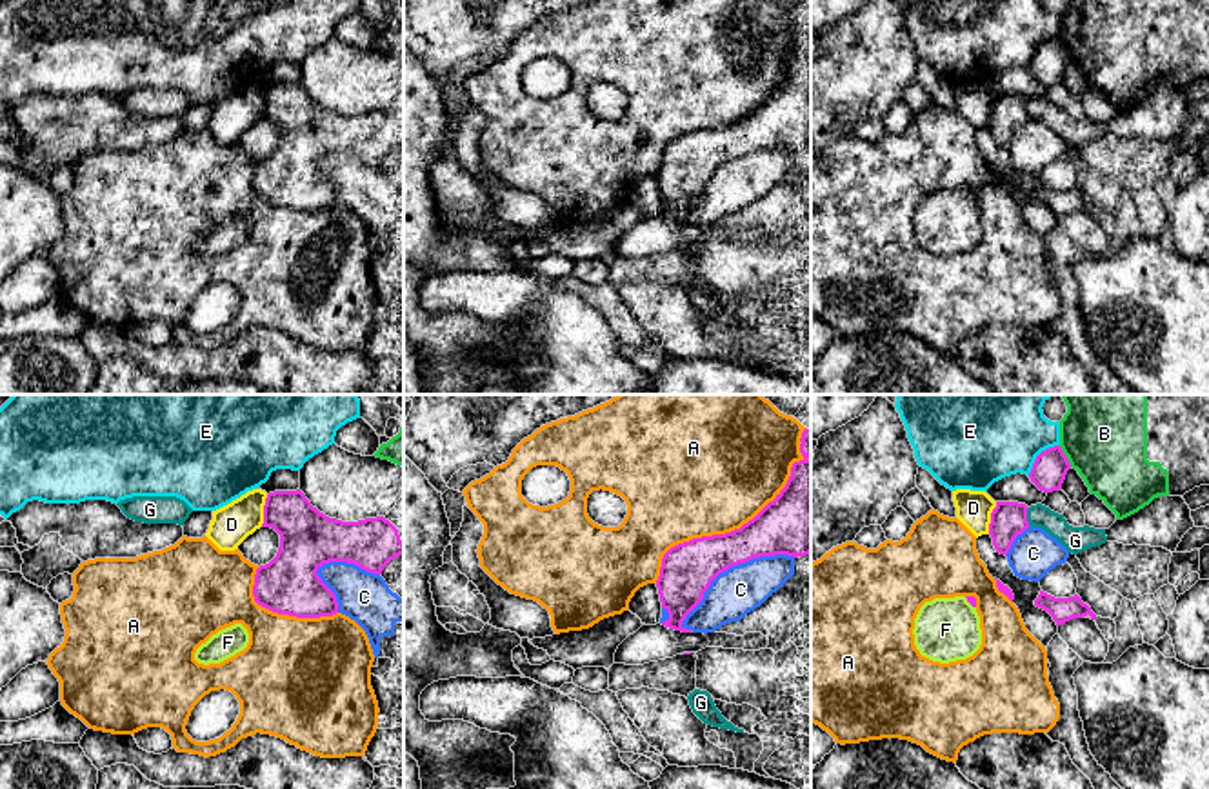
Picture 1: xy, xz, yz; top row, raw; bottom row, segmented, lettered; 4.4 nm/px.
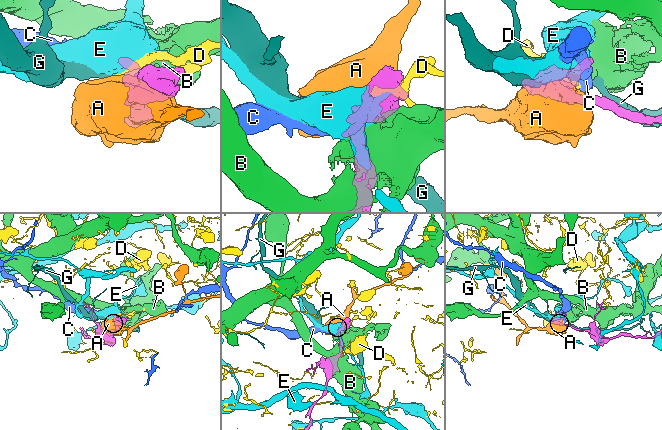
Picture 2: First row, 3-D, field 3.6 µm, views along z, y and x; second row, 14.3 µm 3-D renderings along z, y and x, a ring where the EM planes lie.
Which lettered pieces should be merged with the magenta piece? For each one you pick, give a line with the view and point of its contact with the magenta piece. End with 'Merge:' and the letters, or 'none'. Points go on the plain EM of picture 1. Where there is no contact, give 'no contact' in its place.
F: contact yz (969, 195)
Merge: F

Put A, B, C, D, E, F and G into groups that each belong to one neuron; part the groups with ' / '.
A / B / C / D / E / F / G

